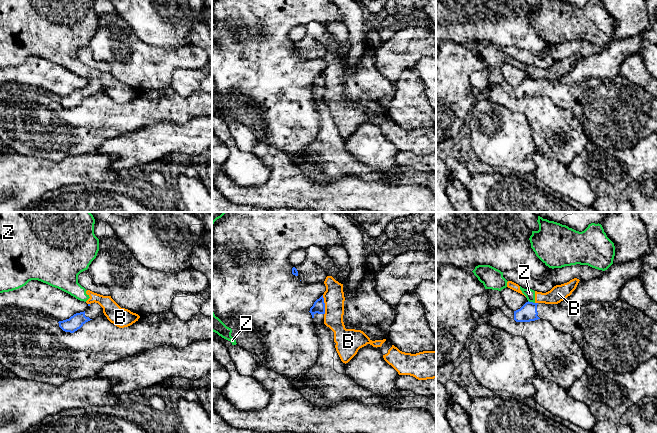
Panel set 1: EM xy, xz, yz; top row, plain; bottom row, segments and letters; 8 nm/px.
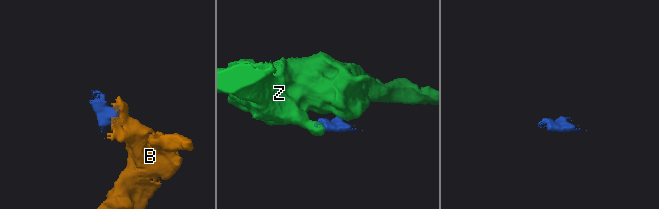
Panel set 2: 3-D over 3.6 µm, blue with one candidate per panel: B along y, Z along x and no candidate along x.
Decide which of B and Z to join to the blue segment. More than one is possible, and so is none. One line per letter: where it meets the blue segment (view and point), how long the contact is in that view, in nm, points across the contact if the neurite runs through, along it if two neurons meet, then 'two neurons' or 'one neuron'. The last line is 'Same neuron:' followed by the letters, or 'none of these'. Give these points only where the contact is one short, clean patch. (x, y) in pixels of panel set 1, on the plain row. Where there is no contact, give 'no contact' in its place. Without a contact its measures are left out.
B: contact xz (324, 81); length 160 nm; border xz (322, 71), (324, 90); two neurons
Z: contact yz (531, 78); length 60 nm; border yz (528, 76), (534, 79); two neurons
Same neuron: none of these

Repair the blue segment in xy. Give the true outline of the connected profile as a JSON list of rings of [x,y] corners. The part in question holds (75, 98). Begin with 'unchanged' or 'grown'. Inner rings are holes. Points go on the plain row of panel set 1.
grown | [[[98,79],[88,80],[88,84],[84,88],[76,89],[69,95],[59,97],[59,103],[65,107],[74,109],[80,105],[86,98],[103,92],[103,84]]]

